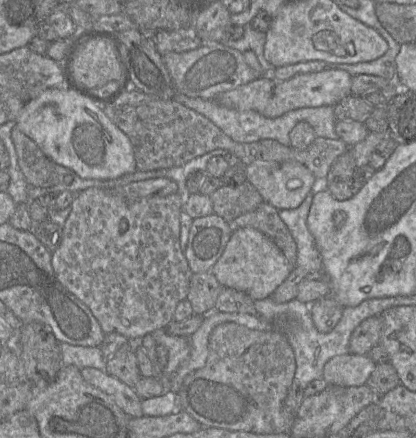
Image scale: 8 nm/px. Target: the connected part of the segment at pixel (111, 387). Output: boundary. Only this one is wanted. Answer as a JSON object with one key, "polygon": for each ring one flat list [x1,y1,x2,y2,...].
{"polygon":[[82,368,80,372,87,383,111,396,127,415,134,418,144,416,142,399,133,388,97,368]]}

